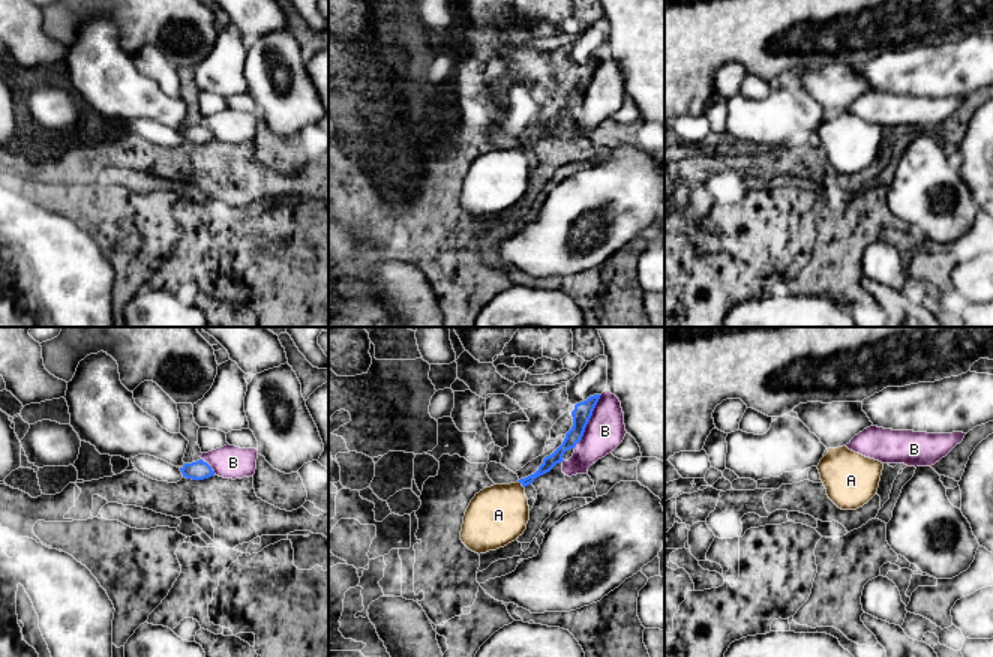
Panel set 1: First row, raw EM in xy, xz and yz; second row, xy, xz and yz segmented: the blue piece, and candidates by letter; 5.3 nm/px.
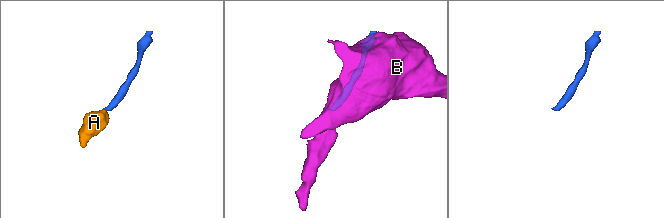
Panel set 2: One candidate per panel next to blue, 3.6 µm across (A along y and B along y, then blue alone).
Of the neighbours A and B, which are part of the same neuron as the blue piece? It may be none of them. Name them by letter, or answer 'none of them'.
A

